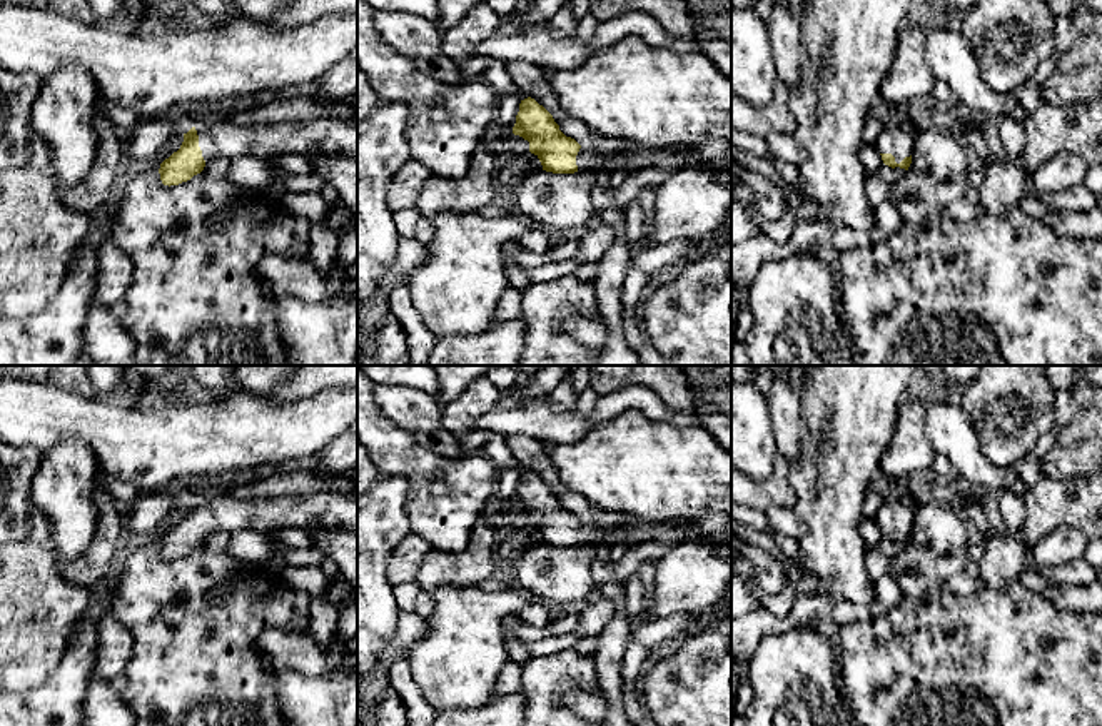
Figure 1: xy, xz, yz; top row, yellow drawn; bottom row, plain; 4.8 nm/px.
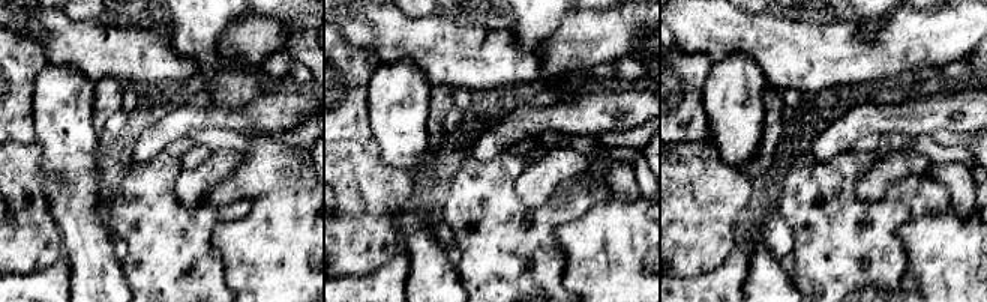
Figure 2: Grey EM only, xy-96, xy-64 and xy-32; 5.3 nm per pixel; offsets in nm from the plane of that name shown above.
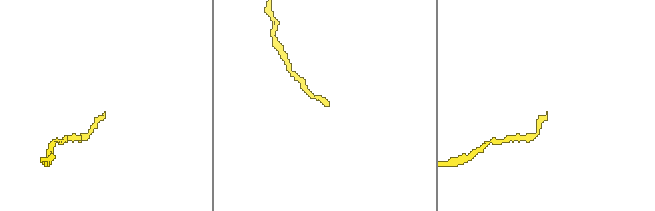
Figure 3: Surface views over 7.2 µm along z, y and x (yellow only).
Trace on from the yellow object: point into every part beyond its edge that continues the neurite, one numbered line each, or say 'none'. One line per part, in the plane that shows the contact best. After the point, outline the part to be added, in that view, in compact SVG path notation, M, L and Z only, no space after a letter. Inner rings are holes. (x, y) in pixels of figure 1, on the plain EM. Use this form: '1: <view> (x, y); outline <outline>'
1: xy (328, 509); outline M357 487L351 492L321 491L239 501L227 494L195 501L205 537L252 529L274 536L287 527L309 532L357 532Z

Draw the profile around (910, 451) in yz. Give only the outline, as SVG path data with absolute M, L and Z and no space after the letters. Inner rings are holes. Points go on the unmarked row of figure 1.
M908 396L898 409L897 429L882 457L882 472L902 486L915 472L930 474L935 449L925 429L927 397Z

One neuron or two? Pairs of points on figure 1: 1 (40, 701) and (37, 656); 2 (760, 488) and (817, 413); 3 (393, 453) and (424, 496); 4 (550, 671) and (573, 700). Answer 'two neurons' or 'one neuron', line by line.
1: two neurons
2: two neurons
3: one neuron
4: two neurons

